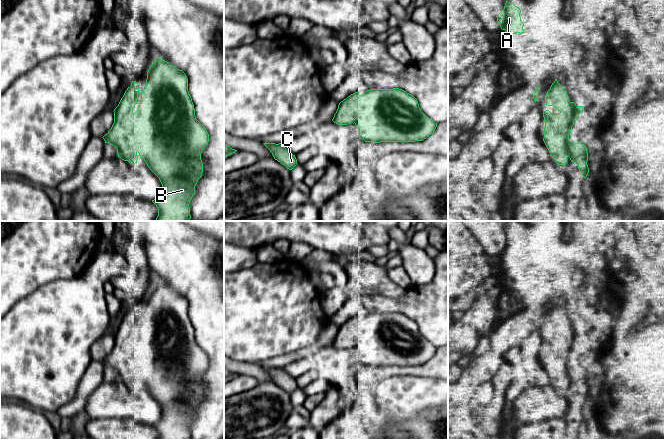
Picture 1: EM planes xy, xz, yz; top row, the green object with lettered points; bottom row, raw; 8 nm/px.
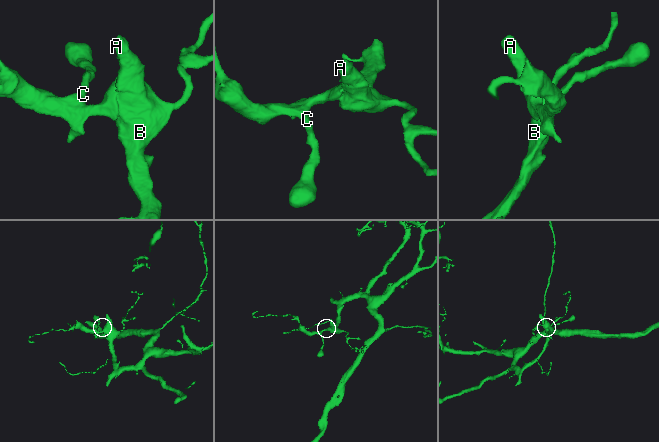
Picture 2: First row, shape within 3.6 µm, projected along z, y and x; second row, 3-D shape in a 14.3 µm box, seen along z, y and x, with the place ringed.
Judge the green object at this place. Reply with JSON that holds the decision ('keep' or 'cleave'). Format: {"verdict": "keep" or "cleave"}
{"verdict": "keep"}

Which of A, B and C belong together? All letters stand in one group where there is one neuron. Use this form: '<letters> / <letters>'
A B C

